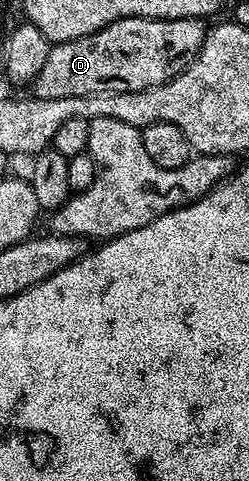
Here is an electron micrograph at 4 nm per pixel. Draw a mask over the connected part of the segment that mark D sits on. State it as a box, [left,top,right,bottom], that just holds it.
[31,17,206,99]

